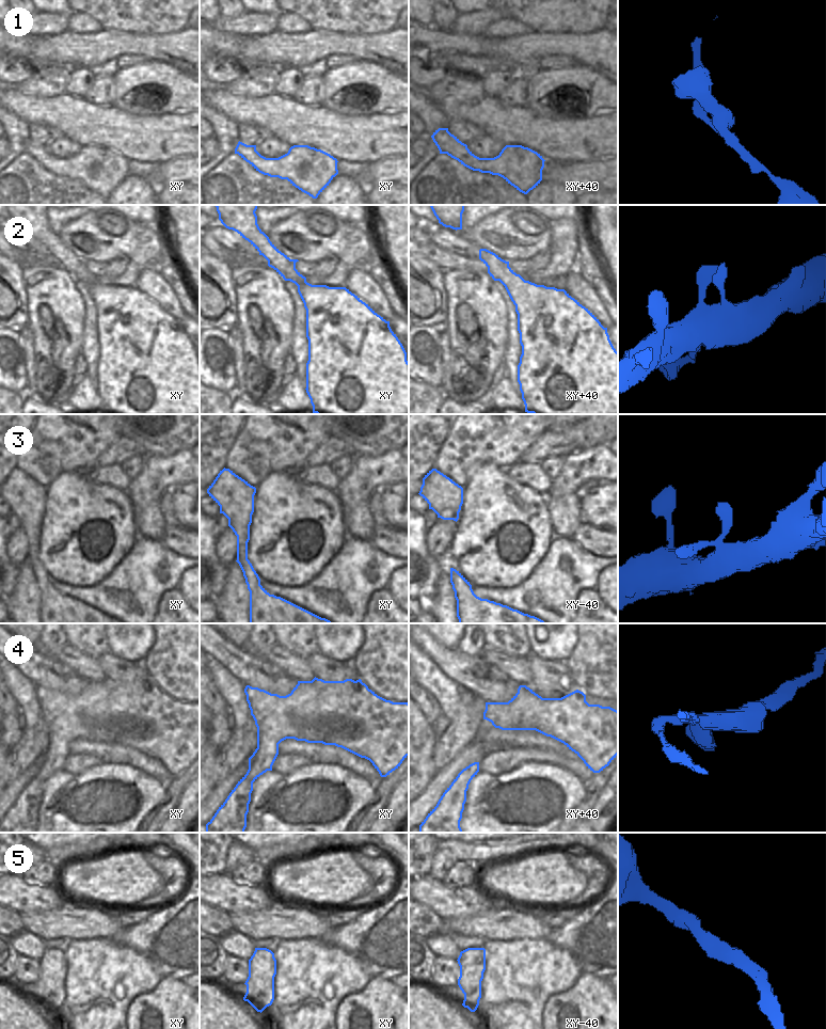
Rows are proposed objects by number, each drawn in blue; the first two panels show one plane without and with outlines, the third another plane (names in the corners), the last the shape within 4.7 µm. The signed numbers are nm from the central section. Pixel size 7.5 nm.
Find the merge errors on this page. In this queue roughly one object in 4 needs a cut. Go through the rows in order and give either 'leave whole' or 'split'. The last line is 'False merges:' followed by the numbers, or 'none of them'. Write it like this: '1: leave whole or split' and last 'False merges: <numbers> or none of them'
1: leave whole
2: leave whole
3: leave whole
4: leave whole
5: leave whole
False merges: none of them

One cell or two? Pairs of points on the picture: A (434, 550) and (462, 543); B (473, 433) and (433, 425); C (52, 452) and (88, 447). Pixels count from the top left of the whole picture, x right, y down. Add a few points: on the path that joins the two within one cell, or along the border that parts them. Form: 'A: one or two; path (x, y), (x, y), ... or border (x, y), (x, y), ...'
A: two; border (456, 522), (450, 545), (443, 557)
B: two; border (450, 425), (438, 450)
C: one; path (61, 447), (79, 447)

